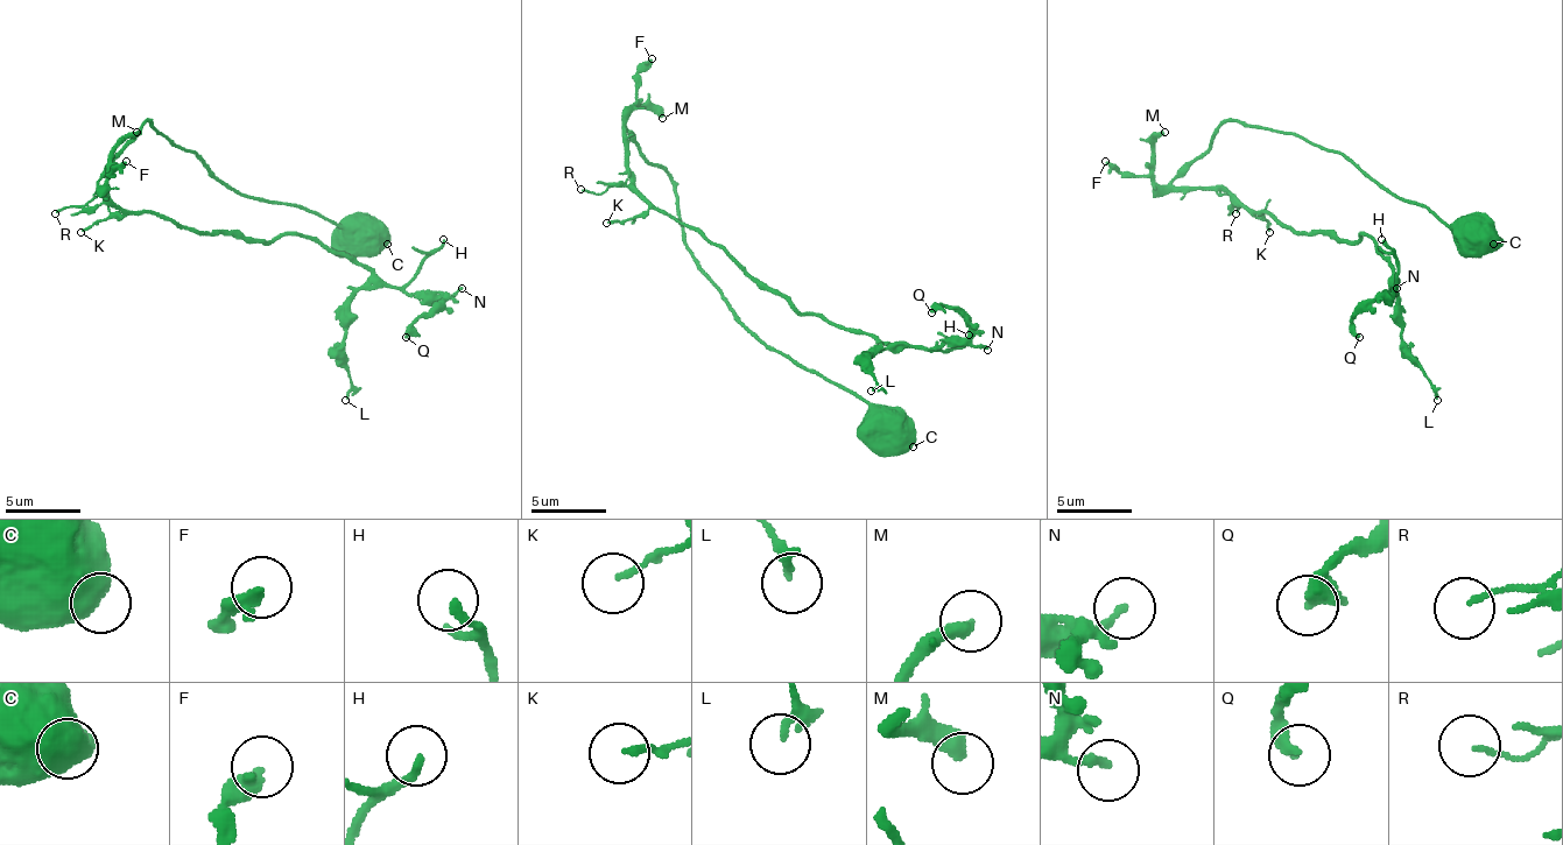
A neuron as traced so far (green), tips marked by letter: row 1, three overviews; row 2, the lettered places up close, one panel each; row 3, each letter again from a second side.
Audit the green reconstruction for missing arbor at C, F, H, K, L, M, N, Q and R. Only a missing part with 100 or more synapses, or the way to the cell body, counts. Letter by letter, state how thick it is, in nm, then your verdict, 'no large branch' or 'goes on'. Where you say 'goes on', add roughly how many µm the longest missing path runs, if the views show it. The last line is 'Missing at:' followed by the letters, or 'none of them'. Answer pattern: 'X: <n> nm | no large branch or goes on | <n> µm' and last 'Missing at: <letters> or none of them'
C: 900 nm | no large branch
F: 360 nm | no large branch
H: 200 nm | no large branch
K: 140 nm | no large branch
L: 140 nm | no large branch
M: 400 nm | goes on | 40 µm
N: 180 nm | no large branch
Q: 400 nm | no large branch
R: 100 nm | no large branch
Missing at: M

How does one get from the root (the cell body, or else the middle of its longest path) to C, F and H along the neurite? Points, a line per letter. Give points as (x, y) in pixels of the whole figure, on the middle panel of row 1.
C: (625, 148), (625, 126), (674, 182), (684, 248), (722, 301), (764, 343), (857, 391), (913, 446)
F: (625, 148), (625, 111), (636, 99), (636, 74), (652, 58)
H: (625, 148), (625, 174), (662, 211), (722, 245), (801, 312), (819, 312), (898, 346), (957, 350), (969, 335)

